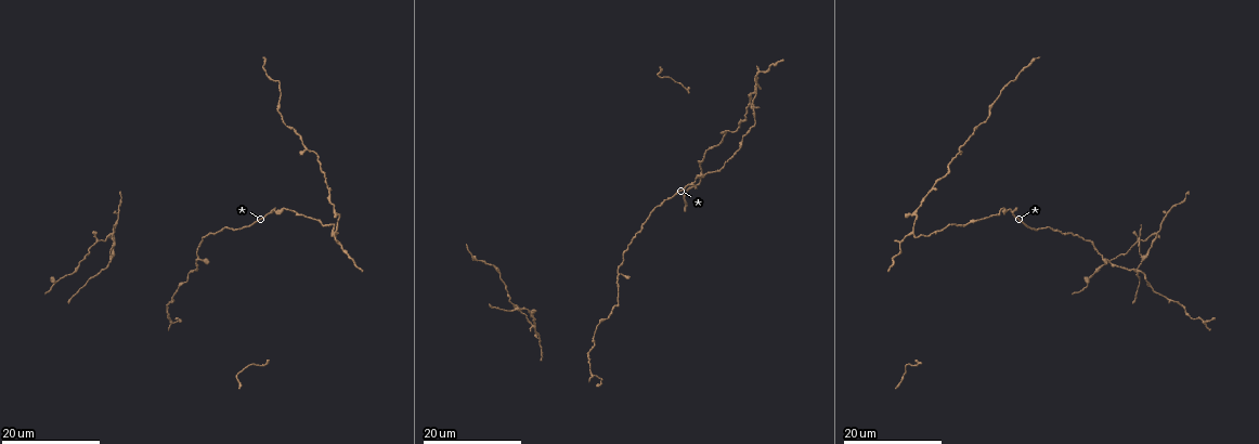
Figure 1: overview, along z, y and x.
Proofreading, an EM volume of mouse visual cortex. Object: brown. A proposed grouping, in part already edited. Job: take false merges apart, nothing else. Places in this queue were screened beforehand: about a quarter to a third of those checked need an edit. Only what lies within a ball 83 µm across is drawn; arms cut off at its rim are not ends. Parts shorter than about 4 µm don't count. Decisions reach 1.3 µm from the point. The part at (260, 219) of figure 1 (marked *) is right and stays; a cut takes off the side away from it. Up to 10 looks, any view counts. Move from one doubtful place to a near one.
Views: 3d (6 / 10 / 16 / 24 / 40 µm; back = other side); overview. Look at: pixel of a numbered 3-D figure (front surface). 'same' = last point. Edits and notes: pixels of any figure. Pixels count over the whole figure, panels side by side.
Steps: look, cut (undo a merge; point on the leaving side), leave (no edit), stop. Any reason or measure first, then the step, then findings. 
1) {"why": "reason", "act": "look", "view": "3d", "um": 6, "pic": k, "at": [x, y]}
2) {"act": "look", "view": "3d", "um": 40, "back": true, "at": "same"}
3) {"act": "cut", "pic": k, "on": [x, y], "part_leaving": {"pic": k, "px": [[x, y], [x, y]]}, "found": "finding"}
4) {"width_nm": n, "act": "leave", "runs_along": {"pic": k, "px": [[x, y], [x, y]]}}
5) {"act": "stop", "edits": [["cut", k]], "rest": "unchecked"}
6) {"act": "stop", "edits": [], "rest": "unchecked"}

{"why": "a fork", "act": "look", "view": "3d", "um": 24, "pic": 1, "at": [531, 316]}

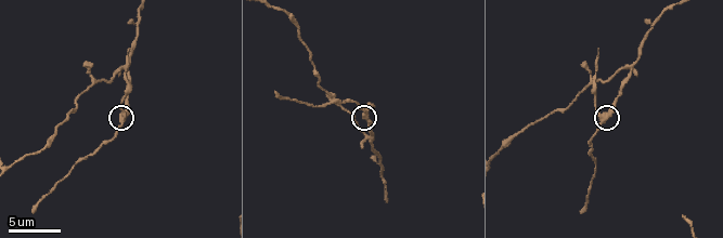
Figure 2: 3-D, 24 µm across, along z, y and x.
{"act": "look", "view": "3d", "um": 10, "pic": 2, "at": [124, 122]}

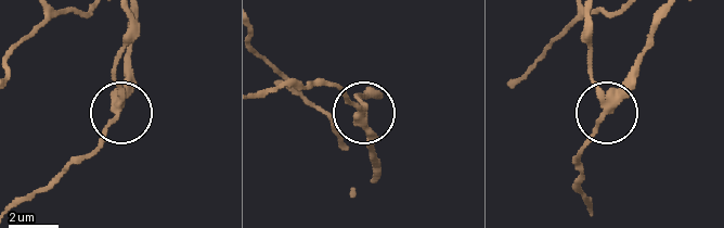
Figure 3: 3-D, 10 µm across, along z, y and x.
{"why": "zoom in", "act": "look", "view": "3d", "um": 6, "pic": 3, "at": [605, 106]}

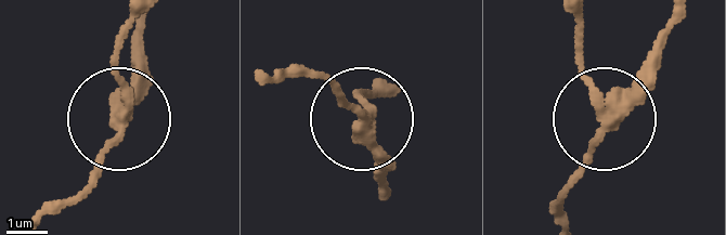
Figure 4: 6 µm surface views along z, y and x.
{"arms": 3, "act": "cut", "pic": 4, "on": [116, 52], "found": "a second cell is stuck on"}

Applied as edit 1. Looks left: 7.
{"act": "look", "view": "overview"}

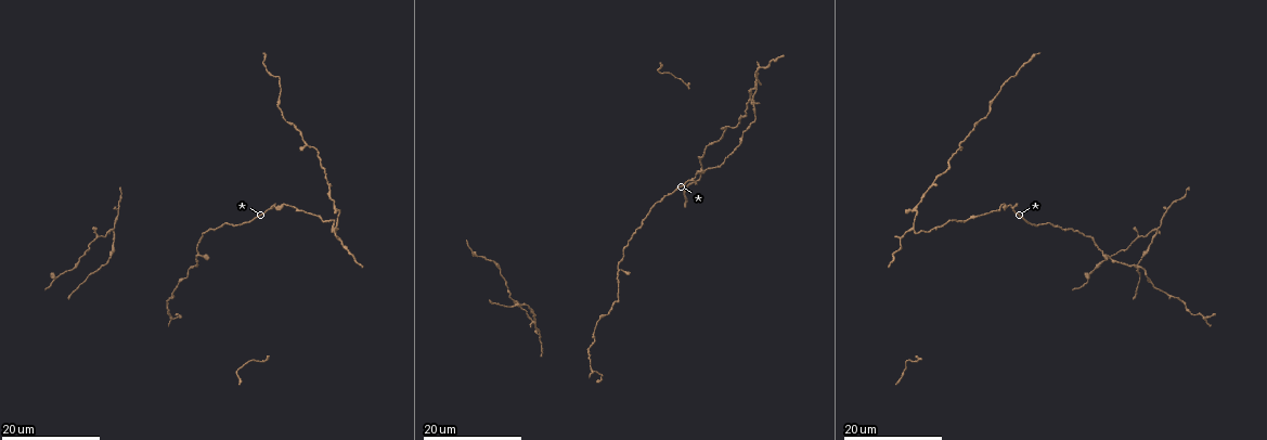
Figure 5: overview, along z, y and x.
{"why": "four-way junction", "act": "look", "view": "3d", "um": 24, "pic": 5, "at": [113, 229]}

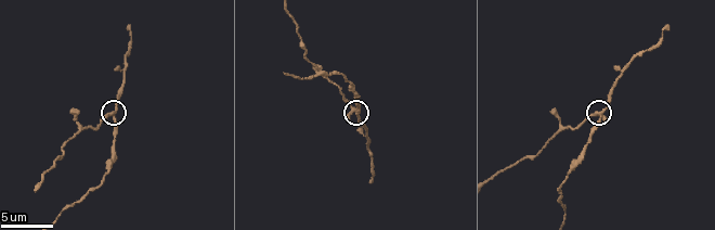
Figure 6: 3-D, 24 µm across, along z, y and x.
{"act": "look", "view": "3d", "um": 10, "pic": 6, "at": [115, 112]}

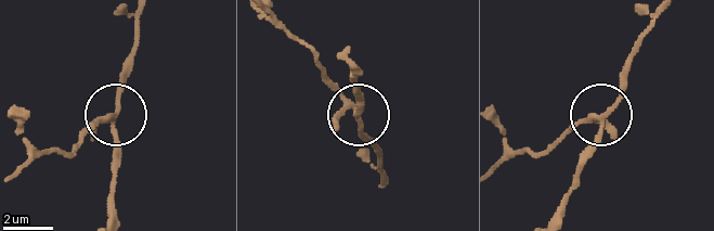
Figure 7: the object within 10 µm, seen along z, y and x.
{"width_nm": 200, "act": "leave", "found": "one cell here"}

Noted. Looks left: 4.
{"act": "look", "view": "3d", "um": 16, "pic": 5, "at": [916, 362]}

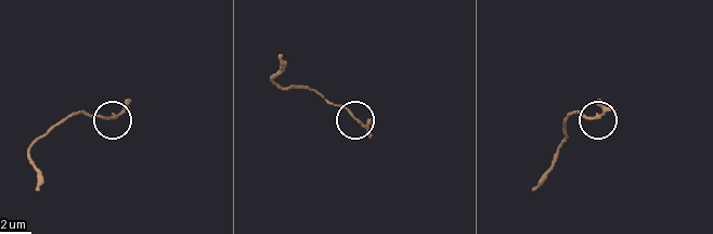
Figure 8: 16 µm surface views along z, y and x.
{"why": "zoom in", "act": "look", "view": "3d", "um": 6, "pic": 8, "at": [116, 115]}

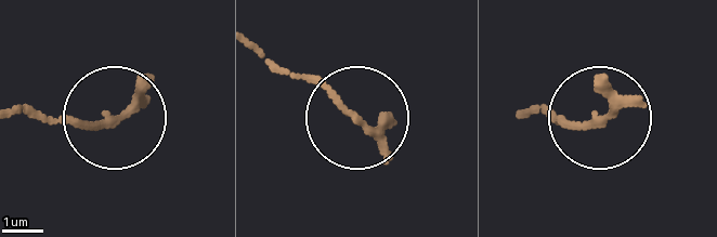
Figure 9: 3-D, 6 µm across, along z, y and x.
{"act": "leave", "found": "continuous, no second cell"}

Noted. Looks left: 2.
{"why": "sudden change in width", "act": "look", "view": "3d", "um": 16, "pic": 5, "at": [969, 219]}

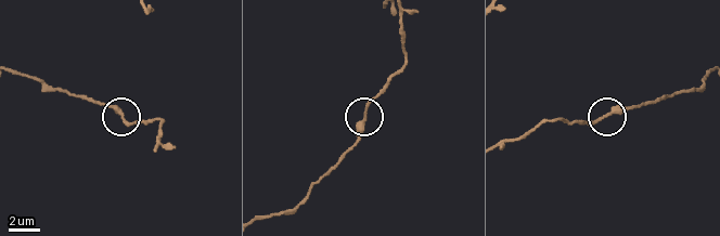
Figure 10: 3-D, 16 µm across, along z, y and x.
{"act": "look", "view": "3d", "um": 10, "pic": 10, "at": [119, 117]}

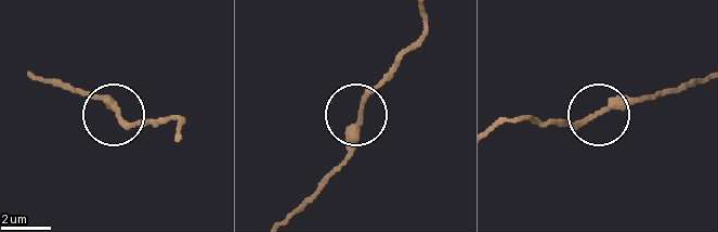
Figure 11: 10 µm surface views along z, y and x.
{"act": "leave", "runs_along": {"pic": 11, "px": [[700, 78], [546, 126]]}, "found": "all the same cell"}

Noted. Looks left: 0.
{"act": "stop", "edits": [["cut", 4]], "rest": "unchecked"}

